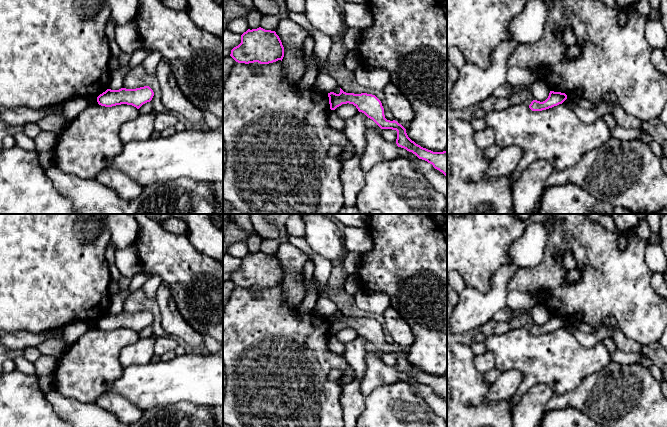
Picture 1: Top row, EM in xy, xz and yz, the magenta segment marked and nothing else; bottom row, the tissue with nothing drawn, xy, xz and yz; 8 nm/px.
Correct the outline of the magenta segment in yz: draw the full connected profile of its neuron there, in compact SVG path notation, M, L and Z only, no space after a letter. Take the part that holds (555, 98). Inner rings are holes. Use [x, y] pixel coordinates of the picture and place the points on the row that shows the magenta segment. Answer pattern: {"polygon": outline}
{"polygon": "M550 91L549 96L545 101L540 102L533 100L529 105L529 108L532 111L542 111L562 104L566 99L567 95L565 93Z"}

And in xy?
{"polygon": "M149 86L136 89L107 89L97 97L97 102L99 105L105 107L127 104L139 109L143 104L150 102L153 96L154 92Z"}

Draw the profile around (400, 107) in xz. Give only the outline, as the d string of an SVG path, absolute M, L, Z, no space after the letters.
M391 82L383 91L386 104L394 115L395 121L402 125L409 124L414 118L414 111L410 102Z

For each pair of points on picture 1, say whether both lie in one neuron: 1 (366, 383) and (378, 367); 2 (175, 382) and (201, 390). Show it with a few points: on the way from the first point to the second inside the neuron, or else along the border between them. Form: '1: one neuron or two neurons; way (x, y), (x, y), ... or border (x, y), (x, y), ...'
1: one neuron; way (370, 379), (377, 371)
2: one neuron; way (181, 382), (193, 382), (195, 384)

